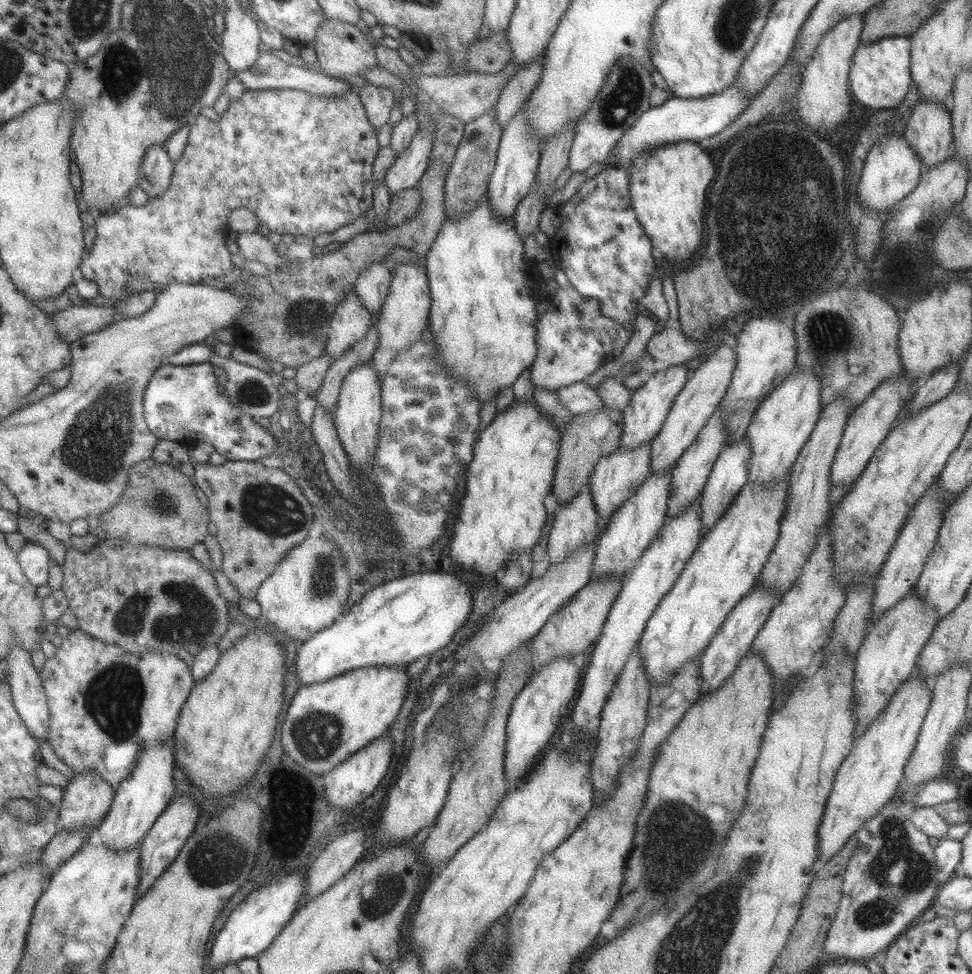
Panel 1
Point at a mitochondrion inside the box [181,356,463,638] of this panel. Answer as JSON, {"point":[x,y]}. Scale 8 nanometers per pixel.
{"point":[270,509]}

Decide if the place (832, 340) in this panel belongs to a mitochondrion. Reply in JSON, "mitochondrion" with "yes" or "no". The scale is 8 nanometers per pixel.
{"mitochondrion":"yes"}

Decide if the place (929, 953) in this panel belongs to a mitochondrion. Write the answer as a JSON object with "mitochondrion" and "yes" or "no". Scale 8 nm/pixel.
{"mitochondrion":"no"}

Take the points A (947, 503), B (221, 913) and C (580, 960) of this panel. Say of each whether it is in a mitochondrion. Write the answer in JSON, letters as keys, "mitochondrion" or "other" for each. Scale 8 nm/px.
{"A":"other","B":"other","C":"other"}

